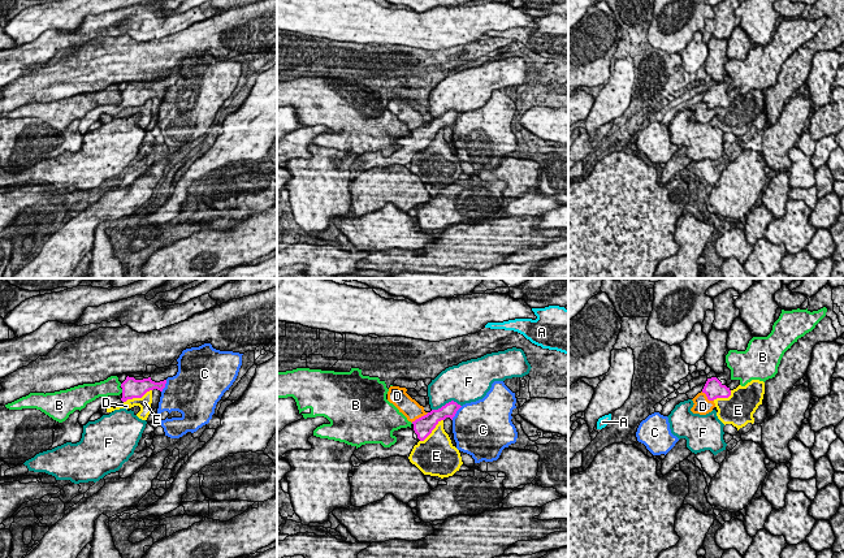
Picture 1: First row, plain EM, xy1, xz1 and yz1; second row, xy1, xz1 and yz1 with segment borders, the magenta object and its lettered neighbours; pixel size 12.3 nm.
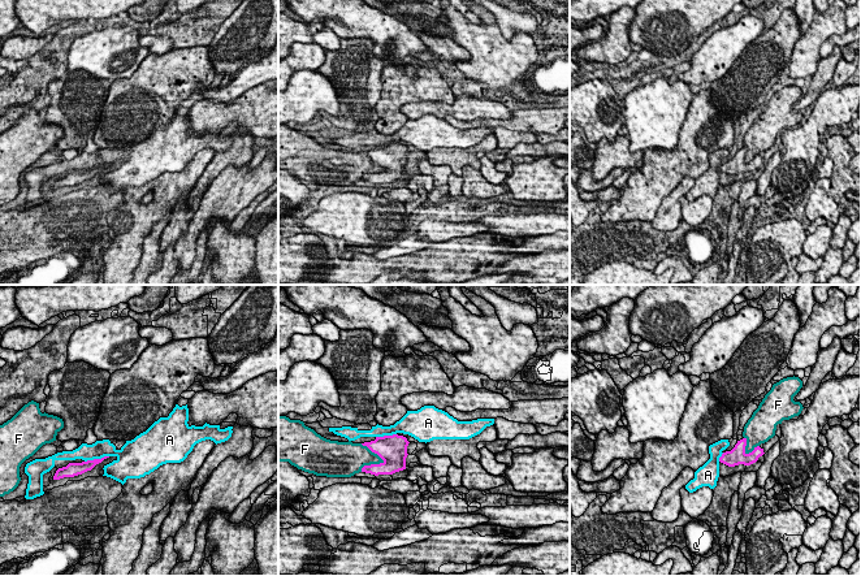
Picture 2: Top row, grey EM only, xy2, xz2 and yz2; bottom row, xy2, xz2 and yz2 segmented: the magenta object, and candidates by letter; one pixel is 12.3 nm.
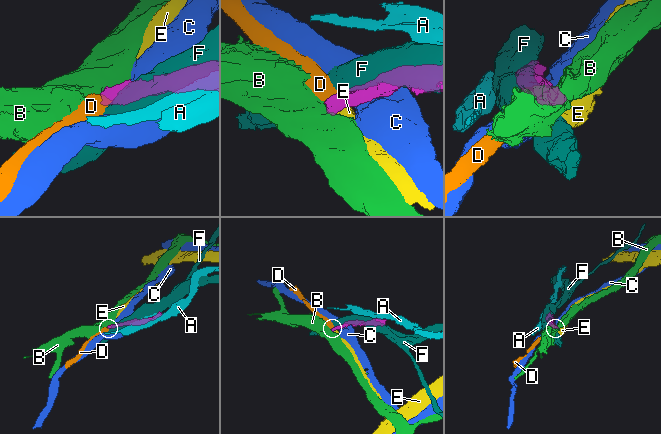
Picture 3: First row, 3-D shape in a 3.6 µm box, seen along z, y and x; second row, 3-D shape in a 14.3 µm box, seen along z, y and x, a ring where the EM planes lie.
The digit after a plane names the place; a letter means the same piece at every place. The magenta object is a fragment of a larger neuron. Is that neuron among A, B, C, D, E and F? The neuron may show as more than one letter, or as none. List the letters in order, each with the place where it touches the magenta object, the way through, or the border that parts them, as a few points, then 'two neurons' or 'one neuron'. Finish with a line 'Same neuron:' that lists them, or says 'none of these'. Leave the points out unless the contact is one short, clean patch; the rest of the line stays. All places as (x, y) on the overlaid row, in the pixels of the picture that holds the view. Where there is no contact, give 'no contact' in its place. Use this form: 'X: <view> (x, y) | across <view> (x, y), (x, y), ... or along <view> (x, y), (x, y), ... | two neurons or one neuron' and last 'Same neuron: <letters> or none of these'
A: xy2 (96, 459) | two neurons
B: xy1 (122, 390) | along xy1 (121, 389), (122, 392) | two neurons
C: xz1 (455, 412) | two neurons
D: xz1 (419, 418) | along xz1 (428, 412), (411, 422) | two neurons
E: xy1 (137, 397) | along xy1 (151, 389), (141, 397), (128, 398), (124, 402) | two neurons
F: xz2 (372, 451) | two neurons
Same neuron: none of these

